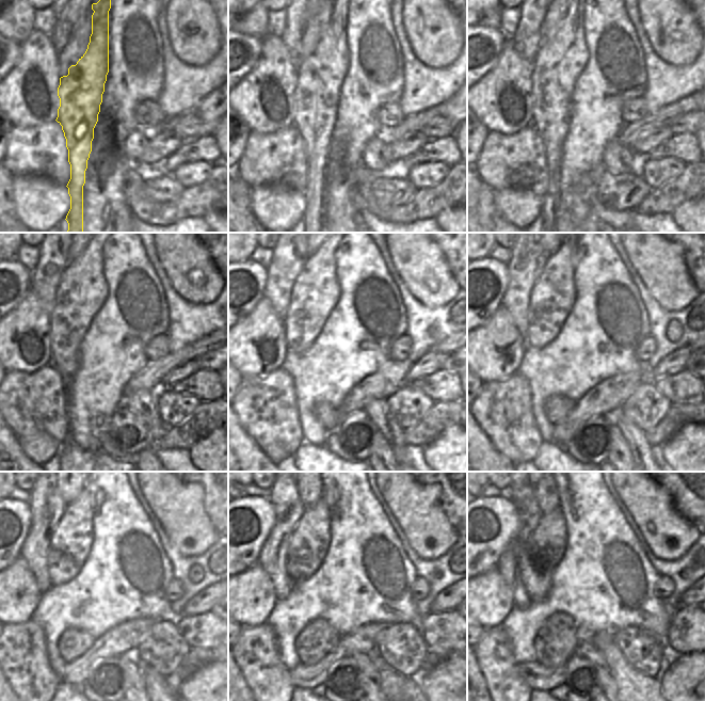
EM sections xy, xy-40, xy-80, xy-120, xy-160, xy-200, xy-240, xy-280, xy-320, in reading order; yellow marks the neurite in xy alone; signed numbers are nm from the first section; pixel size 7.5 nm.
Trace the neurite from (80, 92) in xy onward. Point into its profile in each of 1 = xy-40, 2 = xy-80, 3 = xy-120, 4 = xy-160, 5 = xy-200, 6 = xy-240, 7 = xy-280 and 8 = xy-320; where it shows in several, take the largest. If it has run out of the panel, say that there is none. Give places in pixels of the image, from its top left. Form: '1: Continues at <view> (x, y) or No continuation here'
1: Continues at xy-40 (319, 76)
2: Continues at xy-80 (559, 61)
3: Continues at xy-120 (82, 290)
4: Continues at xy-160 (316, 290)
5: Continues at xy-200 (553, 296)
6: Continues at xy-240 (70, 542)
7: Continues at xy-280 (309, 540)
8: Continues at xy-320 (547, 542)

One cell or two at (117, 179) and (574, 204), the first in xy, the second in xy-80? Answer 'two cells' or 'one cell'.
one cell

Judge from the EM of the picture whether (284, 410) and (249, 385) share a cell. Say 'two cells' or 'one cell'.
one cell

